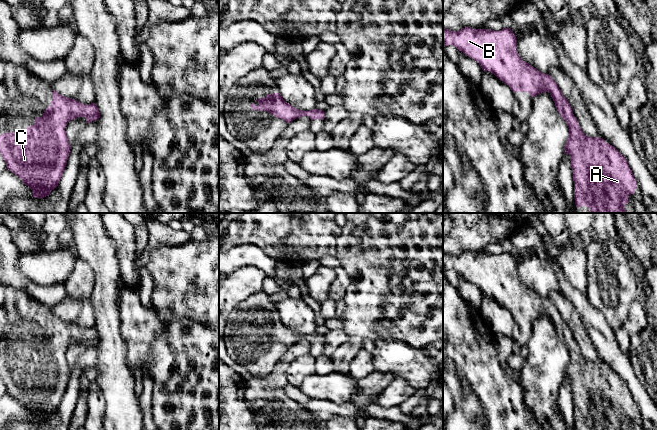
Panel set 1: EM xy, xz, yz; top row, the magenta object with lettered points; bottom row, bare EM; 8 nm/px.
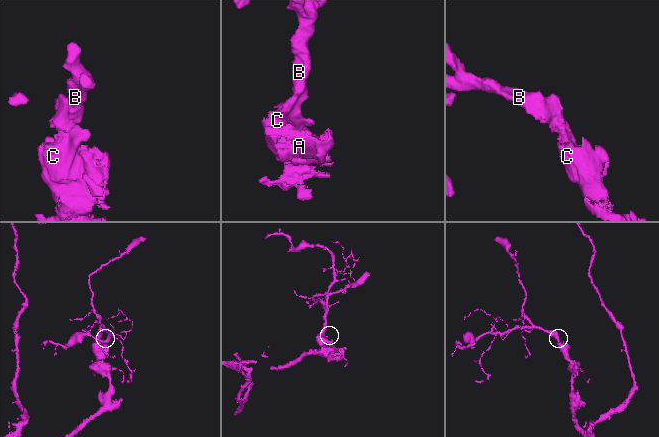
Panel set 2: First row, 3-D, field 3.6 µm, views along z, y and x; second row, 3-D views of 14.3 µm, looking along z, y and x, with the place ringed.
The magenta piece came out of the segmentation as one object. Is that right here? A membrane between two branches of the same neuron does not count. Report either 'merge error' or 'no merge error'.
no merge error

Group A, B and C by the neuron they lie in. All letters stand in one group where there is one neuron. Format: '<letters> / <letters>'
A B C

